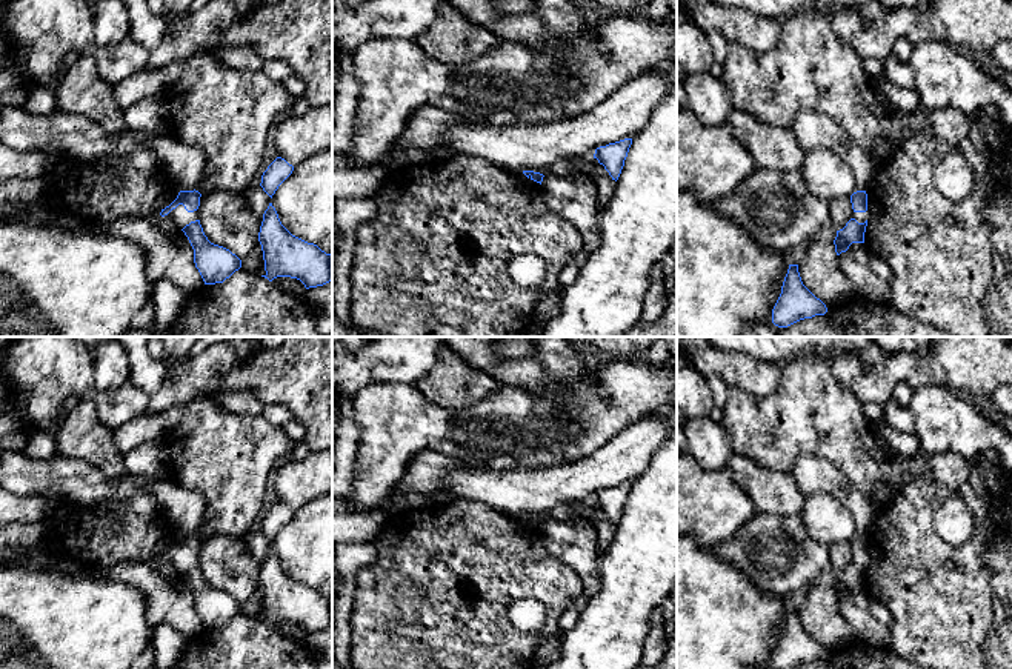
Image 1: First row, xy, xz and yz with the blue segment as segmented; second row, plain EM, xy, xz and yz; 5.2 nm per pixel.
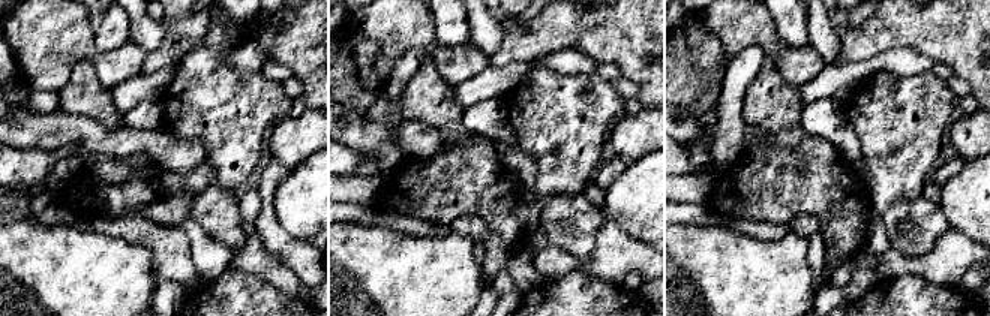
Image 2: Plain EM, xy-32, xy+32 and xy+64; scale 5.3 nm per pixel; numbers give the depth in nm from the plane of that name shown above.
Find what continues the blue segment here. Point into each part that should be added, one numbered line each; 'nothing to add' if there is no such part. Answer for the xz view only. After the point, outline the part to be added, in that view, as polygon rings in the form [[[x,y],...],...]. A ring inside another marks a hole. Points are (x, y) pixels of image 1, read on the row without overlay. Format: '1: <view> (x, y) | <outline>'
nothing to add

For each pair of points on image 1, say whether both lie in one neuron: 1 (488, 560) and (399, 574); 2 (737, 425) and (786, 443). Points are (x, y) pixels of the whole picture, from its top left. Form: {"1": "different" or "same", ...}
{"1": "same", "2": "same"}

